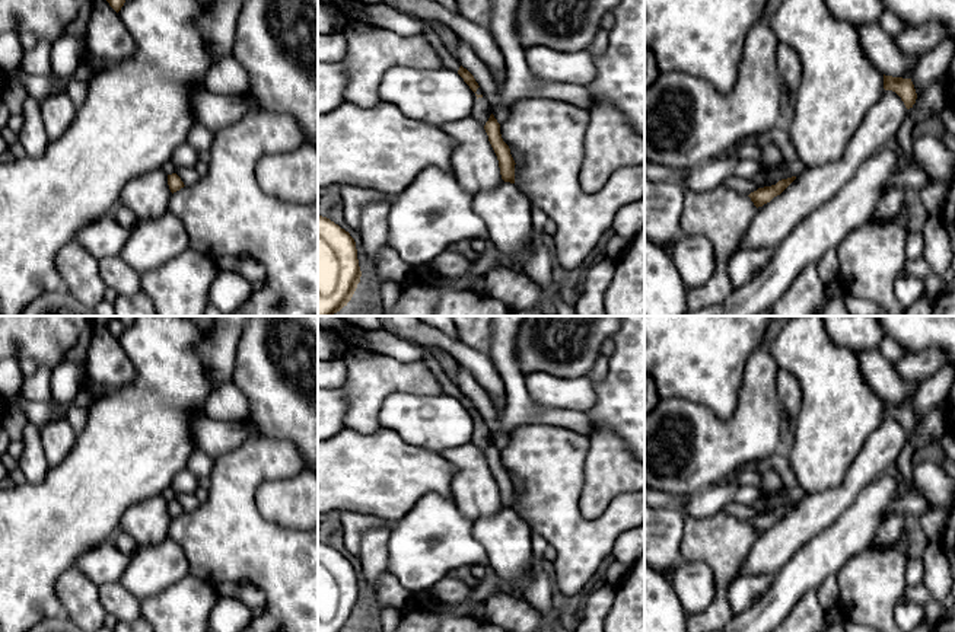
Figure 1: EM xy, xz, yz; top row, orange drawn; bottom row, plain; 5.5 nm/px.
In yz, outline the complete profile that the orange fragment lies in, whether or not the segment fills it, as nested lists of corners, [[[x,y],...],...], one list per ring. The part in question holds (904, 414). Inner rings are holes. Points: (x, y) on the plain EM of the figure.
[[[884,400],[884,415],[895,418],[901,424],[907,435],[913,434],[913,431],[916,430],[917,419],[911,405]]]

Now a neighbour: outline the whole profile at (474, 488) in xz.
[[[469,441],[440,453],[455,469],[451,483],[453,499],[471,523],[496,514],[503,505],[497,482],[488,467],[484,451]]]

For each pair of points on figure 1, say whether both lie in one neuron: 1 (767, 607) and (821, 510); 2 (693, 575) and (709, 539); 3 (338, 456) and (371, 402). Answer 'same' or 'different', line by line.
1: different
2: different
3: different

